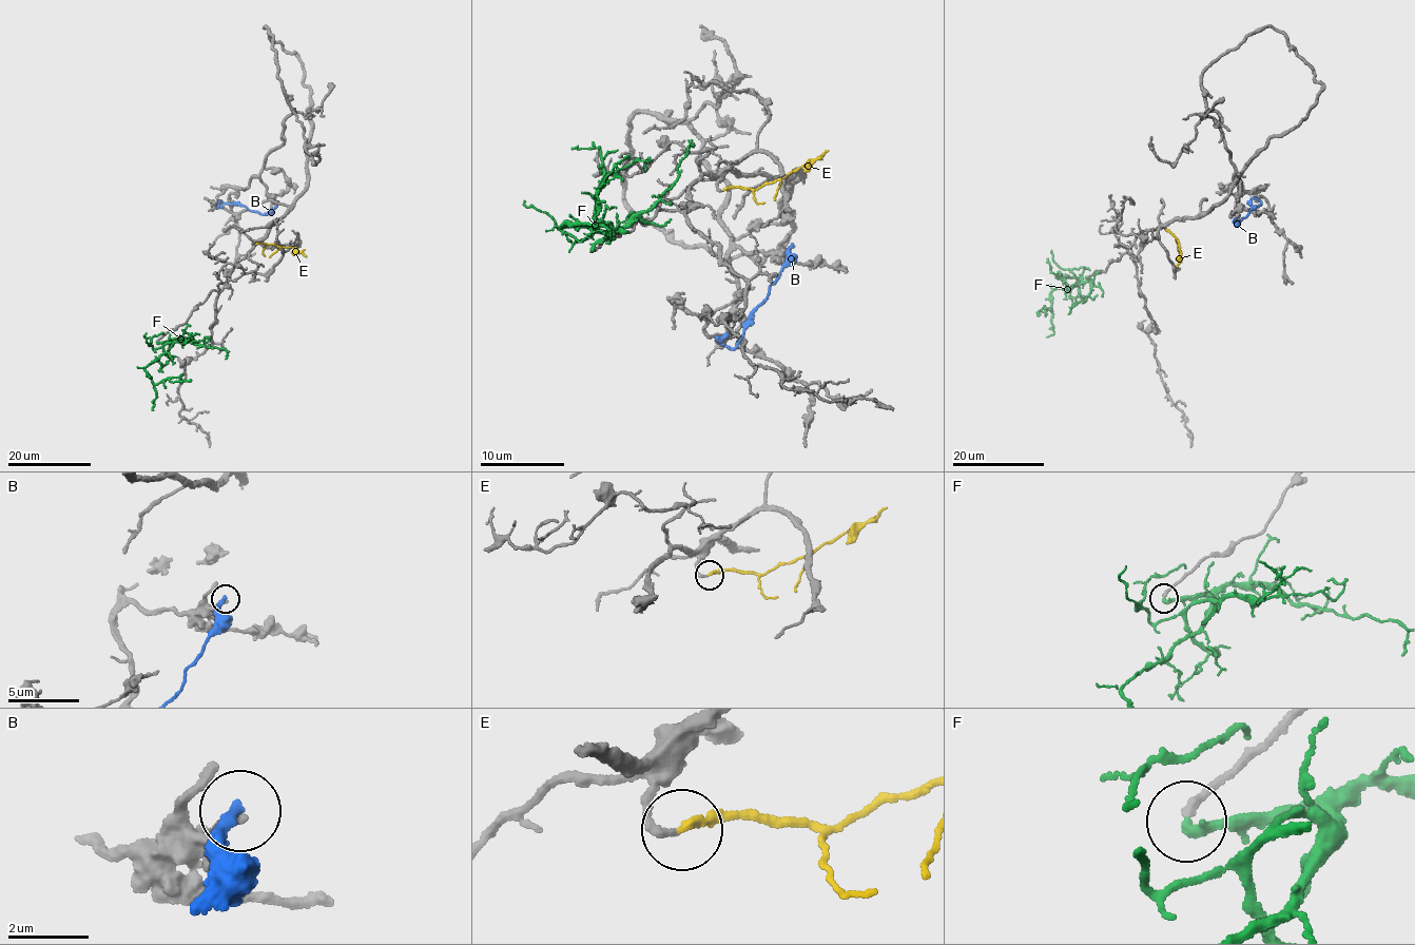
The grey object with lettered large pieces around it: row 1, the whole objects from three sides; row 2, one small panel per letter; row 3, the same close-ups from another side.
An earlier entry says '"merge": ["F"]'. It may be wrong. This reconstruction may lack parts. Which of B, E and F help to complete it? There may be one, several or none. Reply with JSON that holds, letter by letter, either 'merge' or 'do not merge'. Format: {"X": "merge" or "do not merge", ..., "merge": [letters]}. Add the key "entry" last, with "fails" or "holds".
{"B": "do not merge", "E": "merge", "F": "do not merge", "merge": ["E"], "entry": "fails"}

